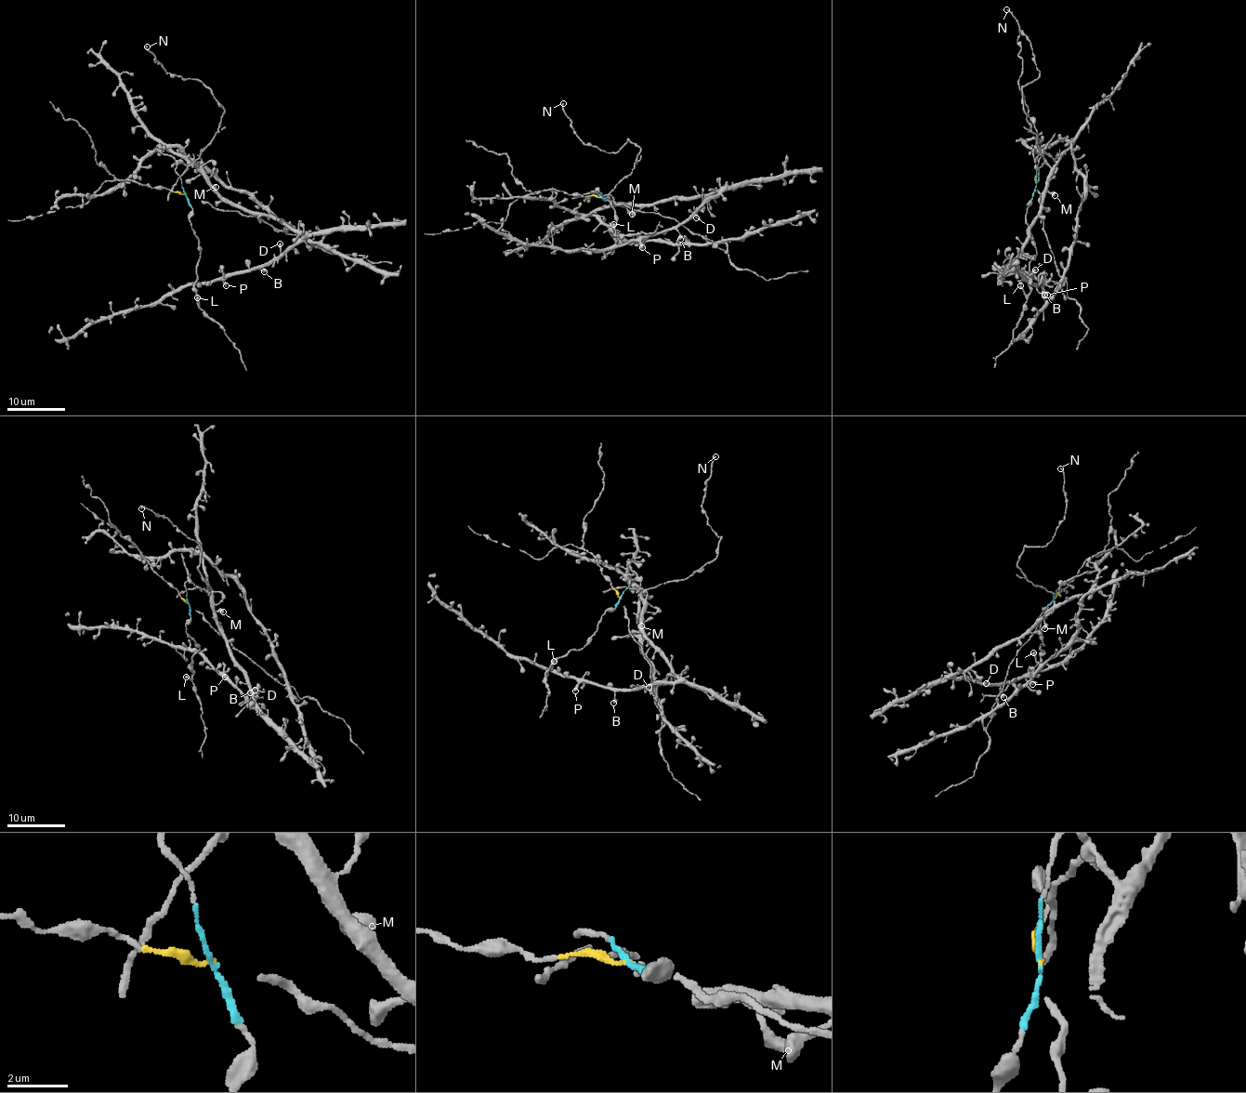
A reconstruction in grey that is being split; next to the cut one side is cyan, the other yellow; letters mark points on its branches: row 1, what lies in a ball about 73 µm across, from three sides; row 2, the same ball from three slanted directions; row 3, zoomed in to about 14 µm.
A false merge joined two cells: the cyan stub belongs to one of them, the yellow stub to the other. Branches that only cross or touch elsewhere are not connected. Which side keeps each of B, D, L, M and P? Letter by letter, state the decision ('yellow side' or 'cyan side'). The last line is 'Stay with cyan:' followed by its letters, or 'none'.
B: yellow side
D: yellow side
L: cyan side
M: yellow side
P: yellow side
Stay with cyan: L

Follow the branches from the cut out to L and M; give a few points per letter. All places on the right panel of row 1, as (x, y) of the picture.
L: (1035, 183), (1025, 216), (1035, 257), (1029, 262), (1029, 292), (1027, 295), (1019, 285)
M: (1035, 183), (1037, 172), (1032, 151), (1059, 140), (1069, 143), (1069, 148), (1047, 178), (1047, 190), (1055, 195)

